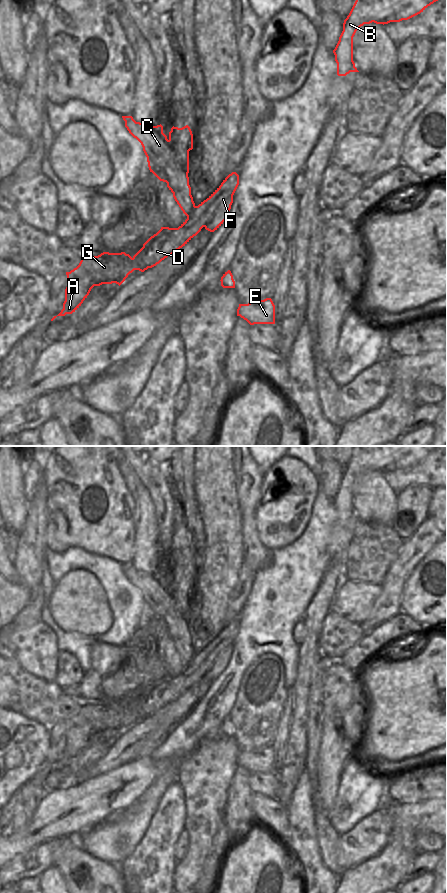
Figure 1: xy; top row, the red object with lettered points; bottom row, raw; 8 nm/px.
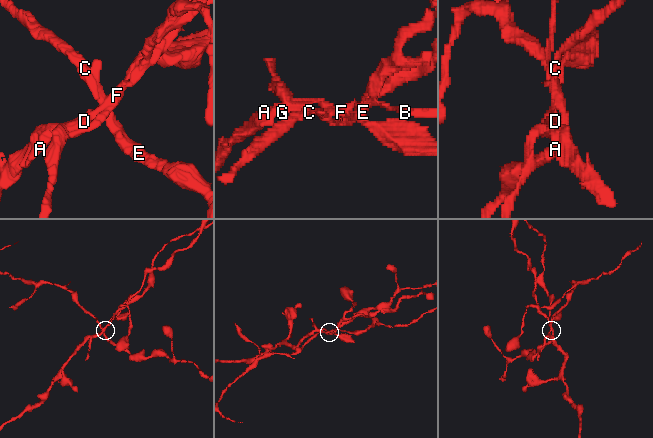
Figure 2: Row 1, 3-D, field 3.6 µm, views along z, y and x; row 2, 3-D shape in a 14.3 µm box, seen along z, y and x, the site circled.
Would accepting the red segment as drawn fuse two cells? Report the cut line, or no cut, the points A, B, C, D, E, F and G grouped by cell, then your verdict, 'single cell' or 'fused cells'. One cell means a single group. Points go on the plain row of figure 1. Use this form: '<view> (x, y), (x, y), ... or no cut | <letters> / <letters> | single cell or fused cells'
xy (195, 654), (187, 664) | A B D F G / C E | fused cells

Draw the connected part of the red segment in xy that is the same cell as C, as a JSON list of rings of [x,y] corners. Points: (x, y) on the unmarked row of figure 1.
[[[122,564],[125,575],[129,581],[142,593],[147,605],[148,615],[160,629],[166,630],[167,635],[173,641],[173,645],[183,661],[188,664],[195,657],[195,651],[191,643],[189,633],[189,599],[193,597],[193,582],[188,573],[178,576],[172,575],[167,585],[163,581],[163,574],[148,574],[136,570],[132,564]]]

